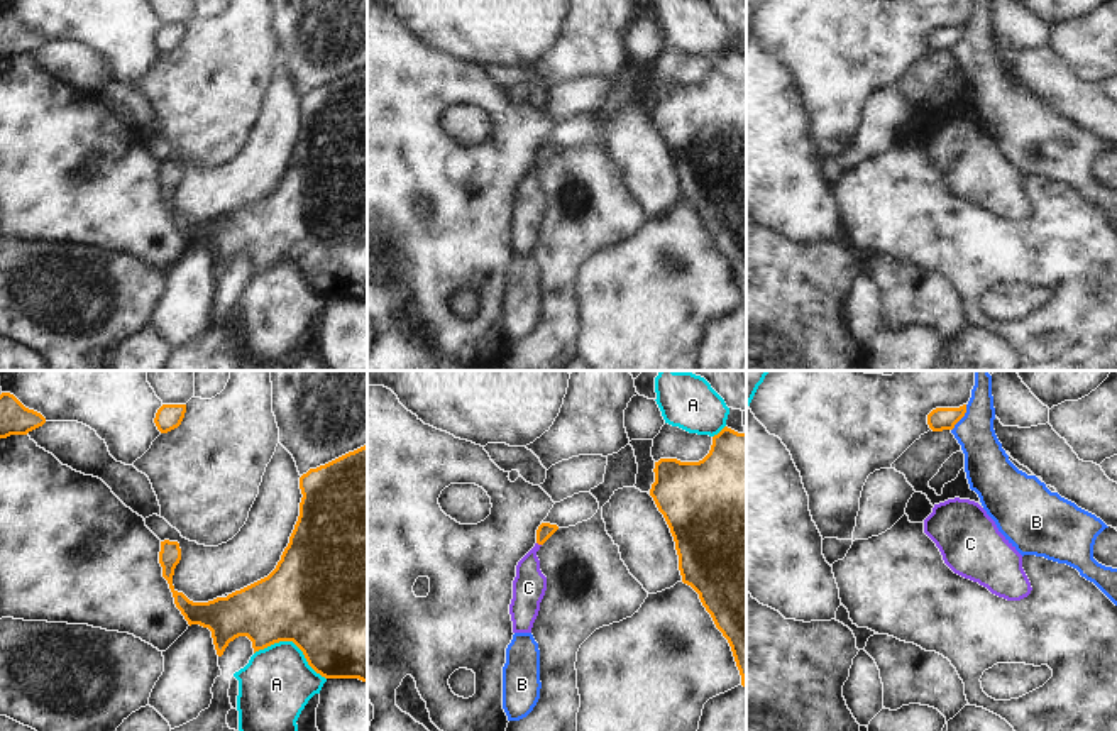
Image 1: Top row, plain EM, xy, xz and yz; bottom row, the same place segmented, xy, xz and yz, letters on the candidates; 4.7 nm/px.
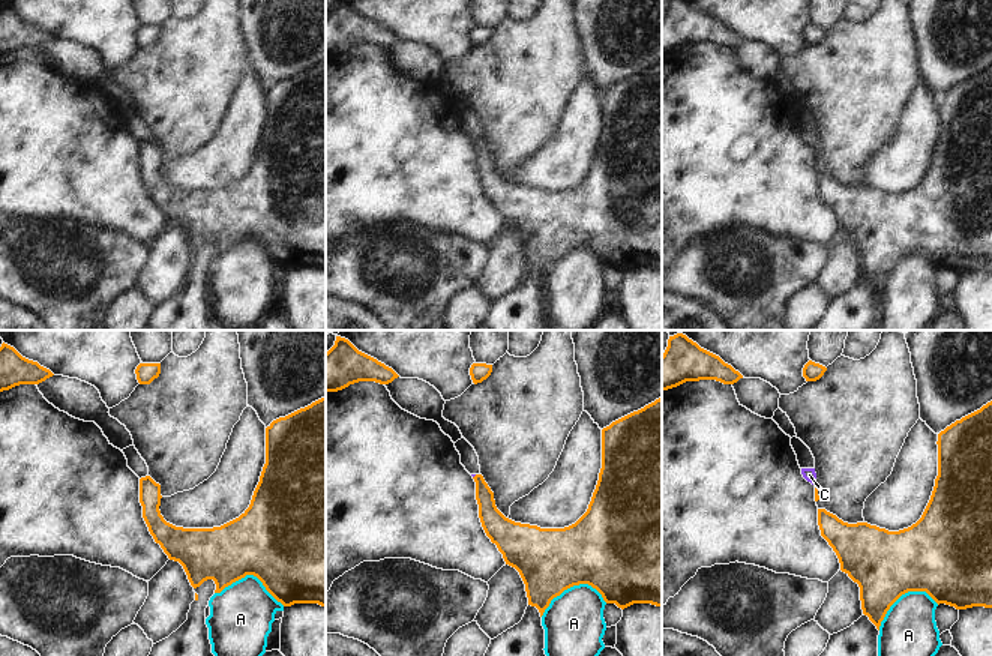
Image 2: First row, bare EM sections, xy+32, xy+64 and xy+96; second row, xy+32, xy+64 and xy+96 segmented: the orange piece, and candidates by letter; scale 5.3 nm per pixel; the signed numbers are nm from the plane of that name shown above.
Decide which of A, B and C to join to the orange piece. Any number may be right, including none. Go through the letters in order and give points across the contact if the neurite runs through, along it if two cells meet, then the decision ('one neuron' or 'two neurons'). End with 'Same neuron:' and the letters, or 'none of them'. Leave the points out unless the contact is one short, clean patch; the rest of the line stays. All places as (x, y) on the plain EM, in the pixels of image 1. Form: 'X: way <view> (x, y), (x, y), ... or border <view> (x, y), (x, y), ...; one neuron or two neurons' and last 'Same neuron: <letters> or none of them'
A: two neurons
B: border yz (967, 26), (965, 36), (951, 51); two neurons
C: way xz (545, 151), (539, 164), (530, 178), (528, 208); one neuron
Same neuron: C

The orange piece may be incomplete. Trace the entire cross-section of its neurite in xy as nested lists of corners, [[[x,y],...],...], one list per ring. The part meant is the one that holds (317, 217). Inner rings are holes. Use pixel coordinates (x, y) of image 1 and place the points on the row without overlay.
[[[367,66],[349,73],[325,86],[310,90],[300,98],[300,137],[276,190],[264,200],[208,223],[193,223],[173,206],[174,190],[181,181],[178,162],[161,162],[159,184],[176,228],[188,245],[212,252],[217,276],[222,278],[230,262],[247,257],[254,274],[279,262],[293,262],[308,286],[325,300],[359,300],[367,303]]]

